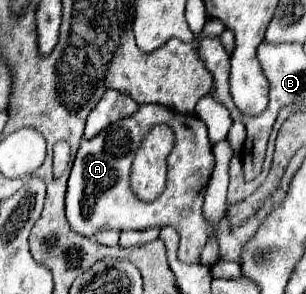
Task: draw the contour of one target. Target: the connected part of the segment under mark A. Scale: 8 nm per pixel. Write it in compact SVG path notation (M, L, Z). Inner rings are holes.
M140 105L138 111L130 117L120 119L118 123L108 125L104 131L100 131L94 139L82 139L70 179L68 179L68 191L66 191L66 219L72 231L84 237L92 237L104 229L152 229L152 227L174 227L180 235L180 247L178 247L178 259L182 263L200 263L200 253L208 239L216 237L220 259L224 261L240 261L240 253L244 243L254 235L256 227L264 221L266 213L272 211L274 205L280 203L280 197L286 195L288 179L282 177L278 189L264 201L262 209L248 217L238 227L230 227L228 213L218 221L216 227L210 225L210 221L202 213L204 205L204 187L208 185L208 179L214 169L214 155L212 155L212 143L208 139L206 127L196 115L180 115L164 105ZM154 125L168 125L174 135L176 143L174 149L168 155L168 177L166 177L166 189L156 201L140 201L134 191L130 189L130 165L134 161L136 149L140 147L140 141L144 139L146 131ZM88 197L94 197L94 205L88 211Z

